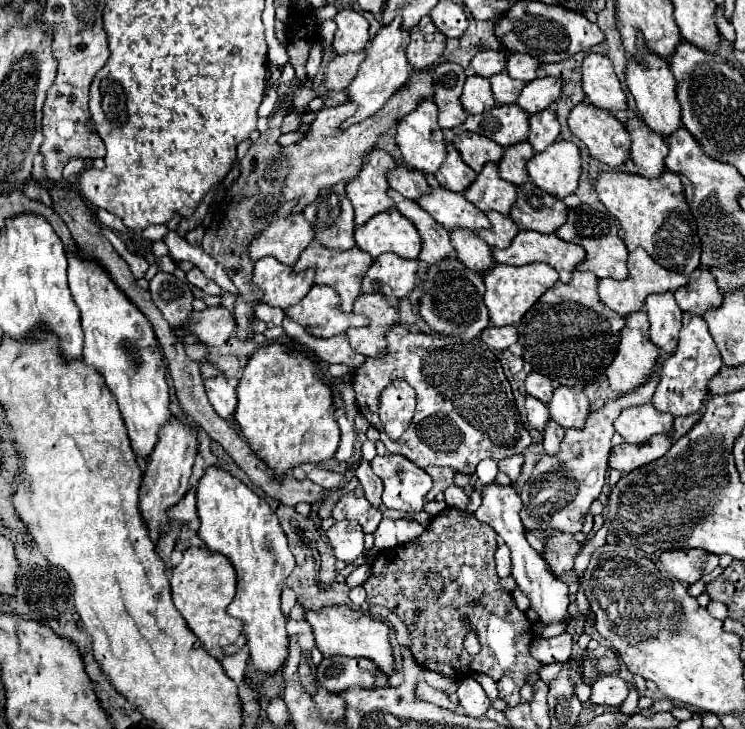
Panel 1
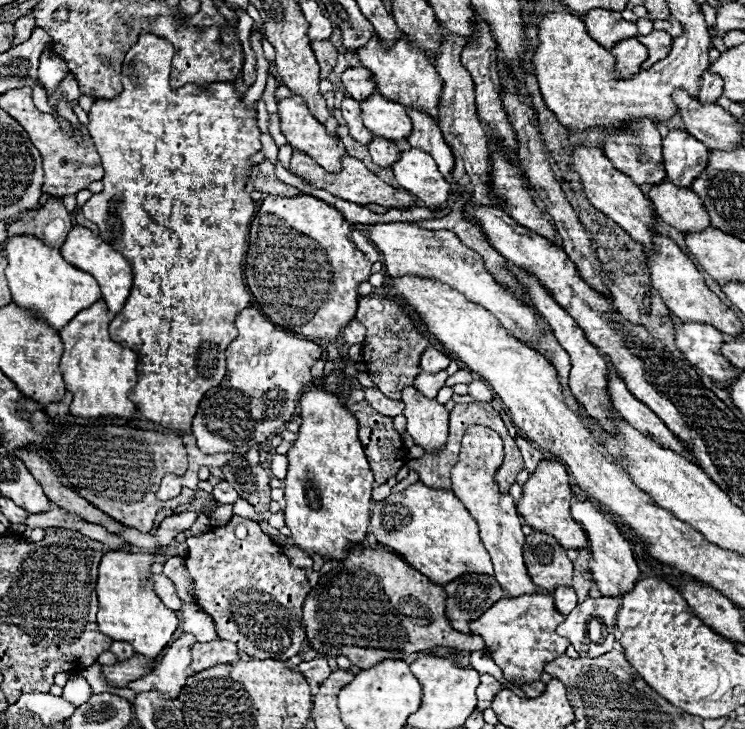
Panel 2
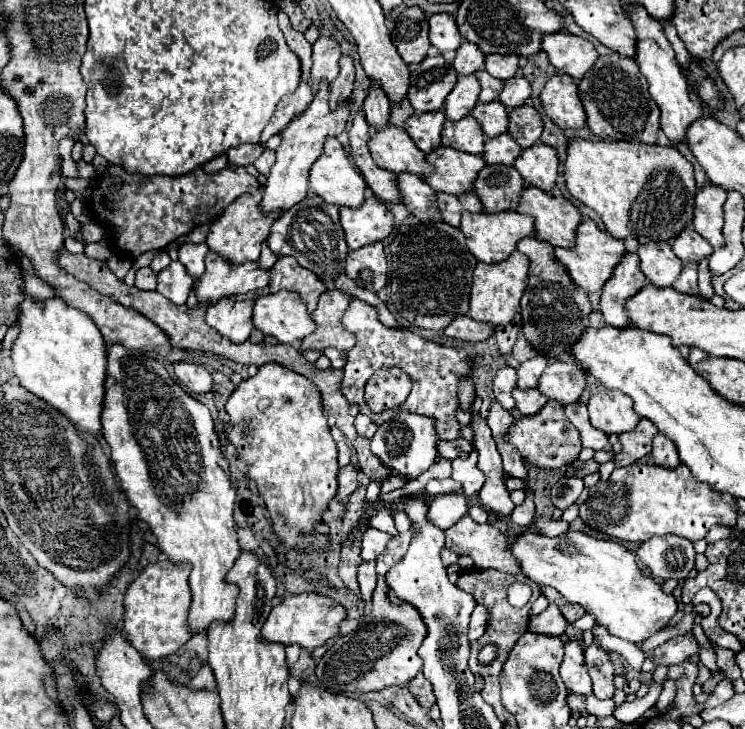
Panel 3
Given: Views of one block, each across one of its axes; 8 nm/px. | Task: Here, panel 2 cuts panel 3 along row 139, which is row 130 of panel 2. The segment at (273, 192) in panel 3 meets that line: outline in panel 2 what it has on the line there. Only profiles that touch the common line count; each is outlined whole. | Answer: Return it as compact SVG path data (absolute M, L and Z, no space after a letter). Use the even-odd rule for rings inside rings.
M300 96L280 100L278 102L278 114L280 114L280 130L294 150L306 152L328 172L340 172L342 170L342 156L346 156L346 148L344 148L342 140L324 130L324 126L308 112L308 106Z

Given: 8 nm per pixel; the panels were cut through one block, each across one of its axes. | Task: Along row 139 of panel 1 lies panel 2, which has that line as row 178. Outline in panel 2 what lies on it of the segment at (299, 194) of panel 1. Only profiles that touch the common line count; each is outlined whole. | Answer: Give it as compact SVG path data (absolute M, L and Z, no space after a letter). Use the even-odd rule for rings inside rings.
M294 150L292 154L292 162L290 162L290 170L292 174L304 178L308 184L316 186L316 188L322 188L326 192L330 192L332 196L336 198L342 198L342 200L348 200L348 202L356 202L356 204L380 204L380 206L386 206L386 208L398 208L398 210L408 210L408 208L414 208L416 202L414 202L414 196L410 196L406 190L396 190L394 186L382 182L378 176L374 176L364 164L362 160L358 158L352 158L352 156L344 156L342 158L342 172L338 174L330 174L326 170L322 170L314 158L310 158L308 154L302 154L298 150Z

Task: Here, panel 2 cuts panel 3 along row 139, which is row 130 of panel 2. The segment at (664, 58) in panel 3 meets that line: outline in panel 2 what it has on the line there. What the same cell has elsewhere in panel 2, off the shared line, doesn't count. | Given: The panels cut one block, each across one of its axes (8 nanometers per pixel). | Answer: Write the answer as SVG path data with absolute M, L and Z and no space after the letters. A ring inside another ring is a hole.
M670 128L662 138L662 152L666 178L680 188L690 188L692 180L706 168L710 156L710 150L702 142L678 128Z

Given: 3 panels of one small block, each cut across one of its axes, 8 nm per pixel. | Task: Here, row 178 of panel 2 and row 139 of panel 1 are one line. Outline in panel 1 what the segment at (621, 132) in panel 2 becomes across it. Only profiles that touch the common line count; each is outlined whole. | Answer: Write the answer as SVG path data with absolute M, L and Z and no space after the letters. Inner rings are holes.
M628 114L624 126L632 136L630 158L640 168L640 176L658 178L666 170L664 166L664 158L668 156L666 140L660 134L646 128L640 116Z

